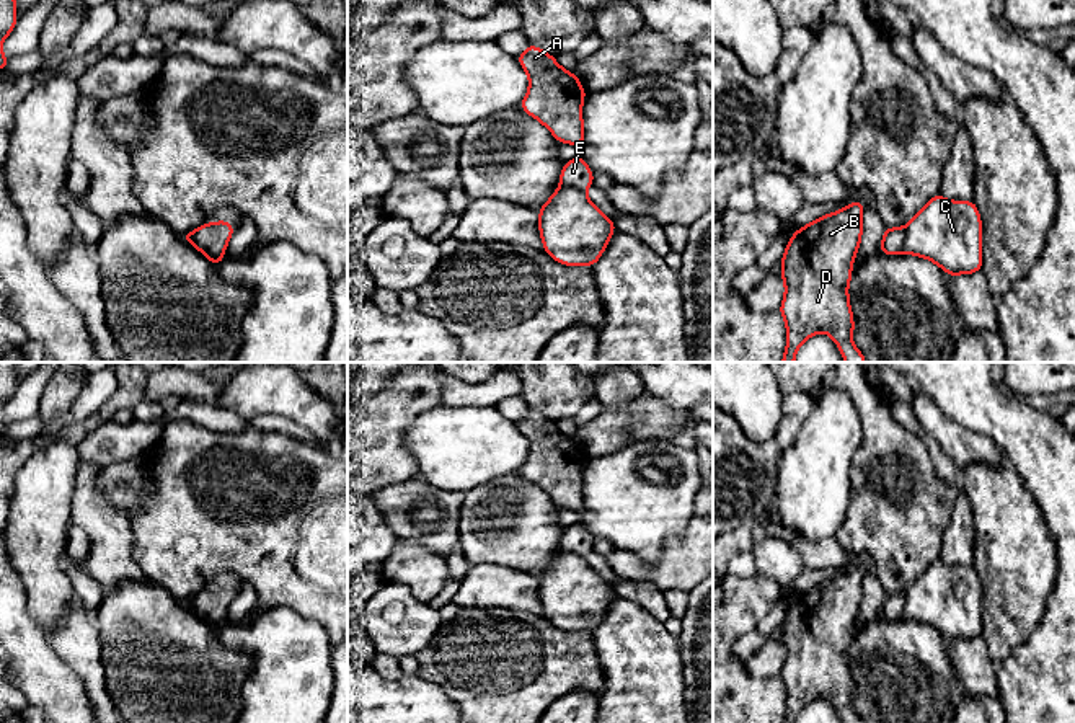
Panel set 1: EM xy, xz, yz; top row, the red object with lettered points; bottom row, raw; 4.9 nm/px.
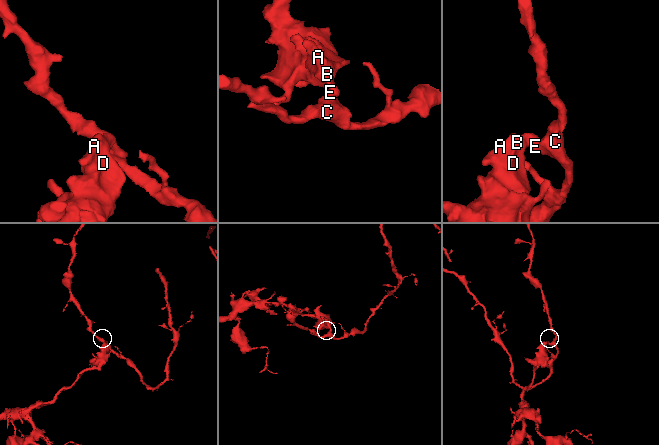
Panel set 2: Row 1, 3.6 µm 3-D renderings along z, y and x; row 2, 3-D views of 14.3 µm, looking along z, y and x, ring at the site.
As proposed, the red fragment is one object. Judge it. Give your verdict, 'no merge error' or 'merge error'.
merge error

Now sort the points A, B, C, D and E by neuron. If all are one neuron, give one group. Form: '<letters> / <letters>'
A B D E / C

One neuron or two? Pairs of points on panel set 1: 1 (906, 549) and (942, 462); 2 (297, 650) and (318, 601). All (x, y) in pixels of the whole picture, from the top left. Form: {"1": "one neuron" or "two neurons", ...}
{"1": "two neurons", "2": "two neurons"}

